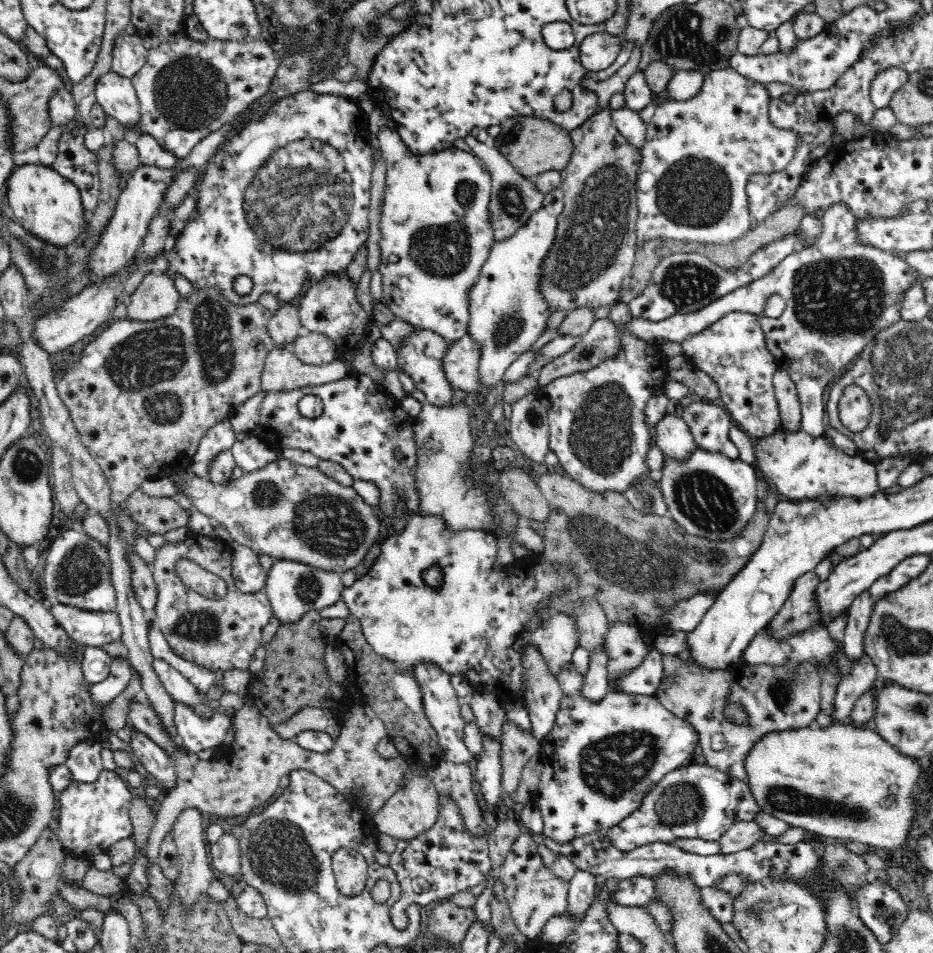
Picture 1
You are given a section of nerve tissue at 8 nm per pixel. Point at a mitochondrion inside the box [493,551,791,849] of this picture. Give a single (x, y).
(611, 766)

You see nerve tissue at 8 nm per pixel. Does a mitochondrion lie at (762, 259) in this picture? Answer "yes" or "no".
no

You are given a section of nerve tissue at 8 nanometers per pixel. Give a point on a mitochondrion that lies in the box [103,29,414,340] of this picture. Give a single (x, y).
(298, 199)

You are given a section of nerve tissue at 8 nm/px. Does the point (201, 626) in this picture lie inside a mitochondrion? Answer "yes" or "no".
yes

